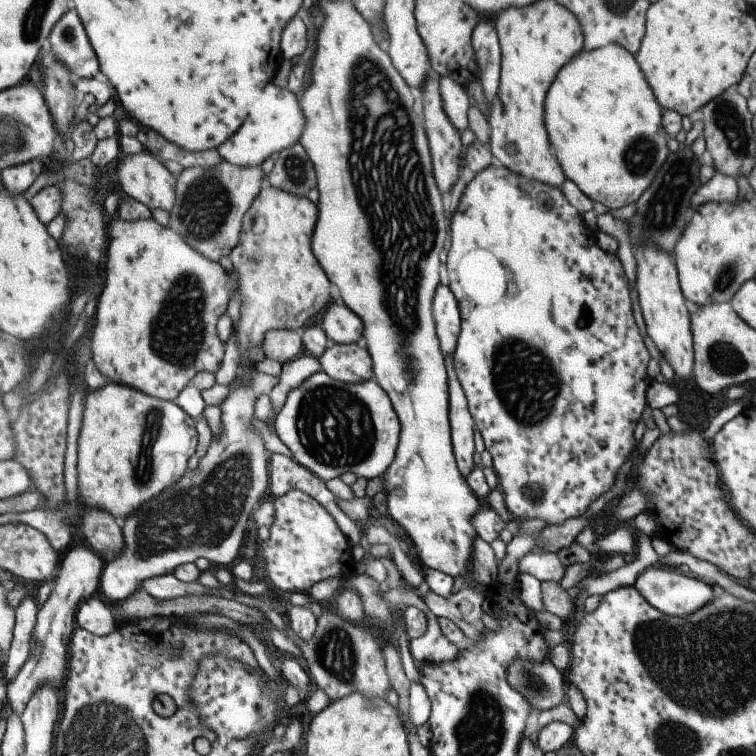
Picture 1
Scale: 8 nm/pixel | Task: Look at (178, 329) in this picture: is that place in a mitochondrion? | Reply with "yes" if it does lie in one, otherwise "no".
yes

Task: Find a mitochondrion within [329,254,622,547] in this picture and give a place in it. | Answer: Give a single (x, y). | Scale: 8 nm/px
(528, 382)

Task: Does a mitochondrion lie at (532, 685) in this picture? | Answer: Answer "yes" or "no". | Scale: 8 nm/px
yes

